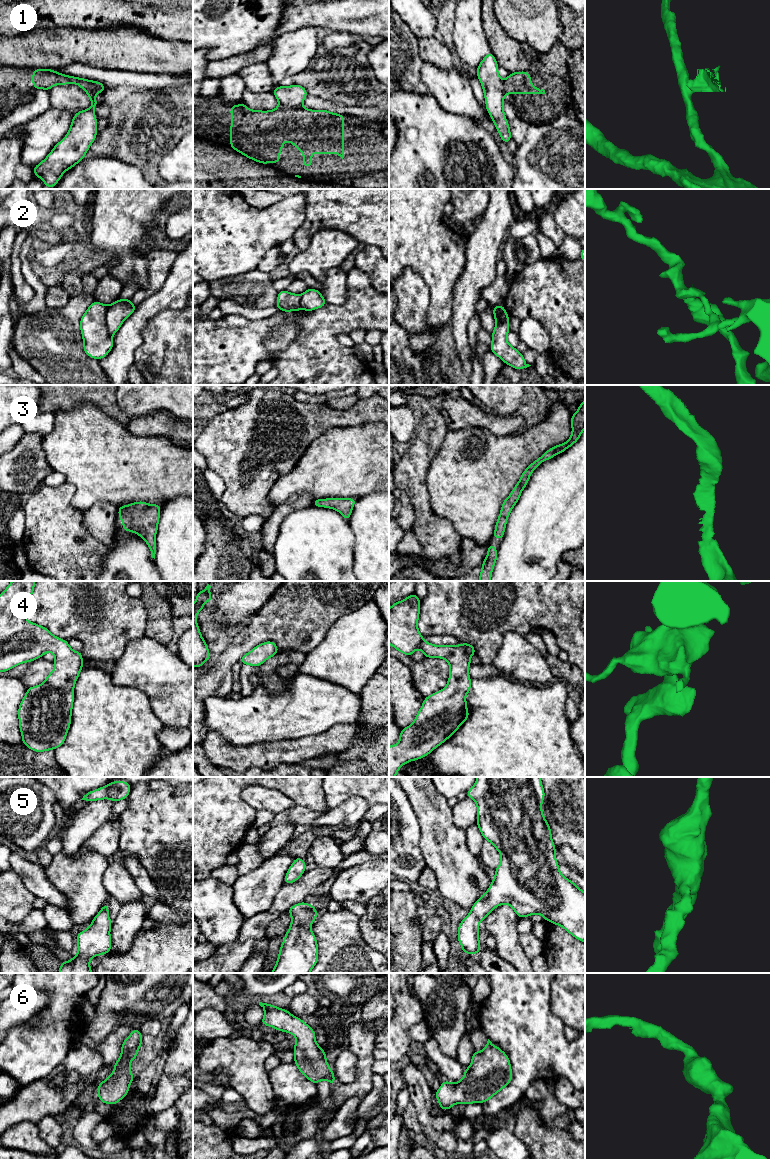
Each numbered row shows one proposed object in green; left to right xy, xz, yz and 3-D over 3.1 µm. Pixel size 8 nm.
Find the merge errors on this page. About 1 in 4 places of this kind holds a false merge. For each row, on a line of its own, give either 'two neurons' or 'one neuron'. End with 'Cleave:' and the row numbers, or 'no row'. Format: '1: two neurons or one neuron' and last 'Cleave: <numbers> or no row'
1: two neurons
2: two neurons
3: one neuron
4: one neuron
5: one neuron
6: one neuron
Cleave: 1, 2

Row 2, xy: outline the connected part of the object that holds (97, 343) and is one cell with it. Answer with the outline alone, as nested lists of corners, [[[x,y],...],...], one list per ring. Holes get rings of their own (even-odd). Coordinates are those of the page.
[[[94,301],[80,320],[85,354],[96,360],[107,356],[114,346],[106,326],[106,311],[105,304]]]

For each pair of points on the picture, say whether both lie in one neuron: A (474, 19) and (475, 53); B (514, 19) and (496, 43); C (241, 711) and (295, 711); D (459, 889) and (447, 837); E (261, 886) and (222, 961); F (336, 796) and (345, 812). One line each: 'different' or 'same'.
A: same
B: different
C: same
D: same
E: different
F: different

